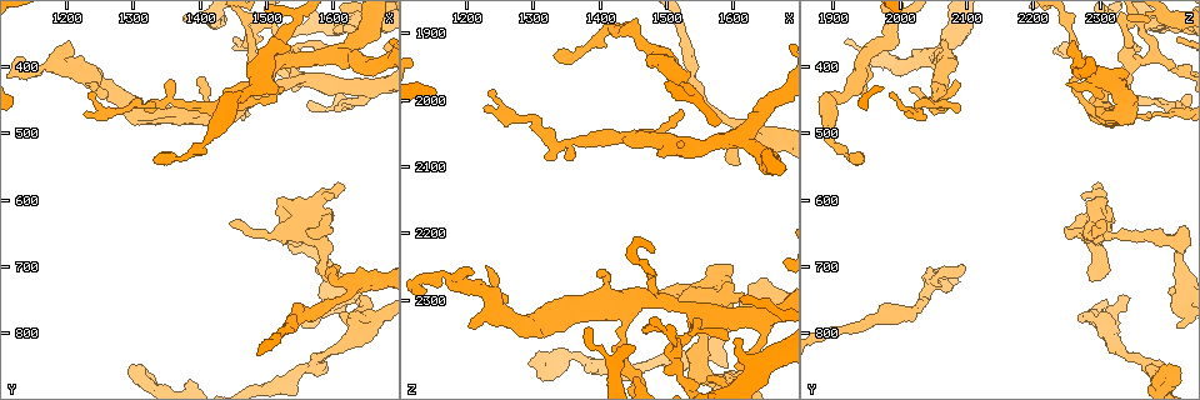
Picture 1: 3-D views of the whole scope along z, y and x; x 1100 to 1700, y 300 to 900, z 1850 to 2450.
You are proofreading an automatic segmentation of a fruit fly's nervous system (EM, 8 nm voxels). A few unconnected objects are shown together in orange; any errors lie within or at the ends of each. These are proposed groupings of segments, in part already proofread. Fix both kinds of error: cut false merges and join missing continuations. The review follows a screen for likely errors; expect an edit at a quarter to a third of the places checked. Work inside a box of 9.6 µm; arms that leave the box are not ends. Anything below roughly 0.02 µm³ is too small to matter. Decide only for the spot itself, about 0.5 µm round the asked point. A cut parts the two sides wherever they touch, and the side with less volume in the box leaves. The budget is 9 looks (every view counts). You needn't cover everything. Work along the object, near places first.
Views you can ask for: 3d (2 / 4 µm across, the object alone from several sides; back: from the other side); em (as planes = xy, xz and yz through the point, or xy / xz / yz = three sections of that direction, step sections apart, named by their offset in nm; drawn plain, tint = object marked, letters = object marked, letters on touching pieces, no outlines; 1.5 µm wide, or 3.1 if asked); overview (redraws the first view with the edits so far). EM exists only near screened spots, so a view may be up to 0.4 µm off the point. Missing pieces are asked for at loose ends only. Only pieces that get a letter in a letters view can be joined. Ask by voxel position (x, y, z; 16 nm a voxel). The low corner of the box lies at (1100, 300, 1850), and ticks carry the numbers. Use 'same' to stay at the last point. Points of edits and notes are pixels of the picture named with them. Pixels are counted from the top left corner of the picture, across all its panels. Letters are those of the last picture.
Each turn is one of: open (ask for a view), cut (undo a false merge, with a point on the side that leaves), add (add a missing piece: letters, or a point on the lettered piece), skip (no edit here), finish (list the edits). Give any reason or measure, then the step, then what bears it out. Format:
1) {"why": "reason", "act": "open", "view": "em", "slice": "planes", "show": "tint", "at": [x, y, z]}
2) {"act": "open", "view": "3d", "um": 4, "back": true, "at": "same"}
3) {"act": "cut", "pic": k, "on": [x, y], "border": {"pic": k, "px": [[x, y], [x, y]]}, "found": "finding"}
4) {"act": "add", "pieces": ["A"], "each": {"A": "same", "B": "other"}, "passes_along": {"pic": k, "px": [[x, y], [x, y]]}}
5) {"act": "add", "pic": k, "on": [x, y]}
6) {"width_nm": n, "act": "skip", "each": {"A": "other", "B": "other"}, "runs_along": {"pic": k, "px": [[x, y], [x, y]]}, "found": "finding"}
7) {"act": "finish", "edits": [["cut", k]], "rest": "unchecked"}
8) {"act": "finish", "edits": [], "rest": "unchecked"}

{"why": "an open end", "act": "open", "view": "3d", "um": 4, "at": [1525, 635, 2305]}

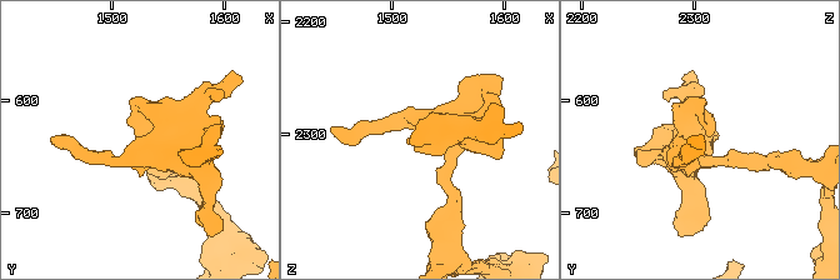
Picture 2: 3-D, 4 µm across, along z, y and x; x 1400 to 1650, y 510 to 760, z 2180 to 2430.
{"act": "open", "view": "em", "slice": "xy", "step": 8, "show": "plain", "at": [1522, 632, 2312]}

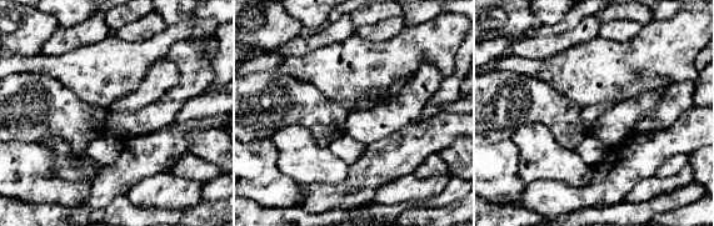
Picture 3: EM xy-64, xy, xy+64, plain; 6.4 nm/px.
{"why": "what lies round it", "act": "open", "view": "em", "slice": "xy", "step": 8, "show": "letters", "at": "same"}

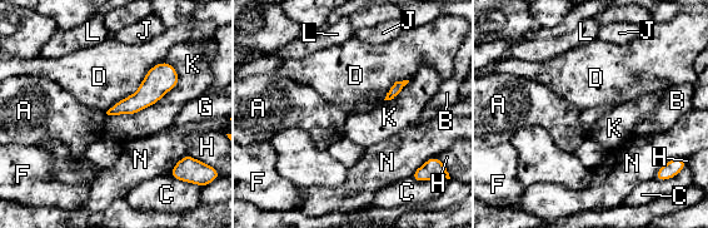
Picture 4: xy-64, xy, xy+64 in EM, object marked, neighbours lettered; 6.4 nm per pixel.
{"act": "skip", "each": {"A": "other", "B": "other", "C": "other", "D": "other", "F": "other", "G": "other", "H": "other", "J": "other", "K": "other", "L": "other", "N": "other"}, "border": {"pic": 4, "px": [[175, 68], [153, 104], [108, 115]]}, "found": "no lettered piece goes on from it"}

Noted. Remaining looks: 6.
{"why": "free end", "act": "open", "view": "em", "slice": "planes", "show": "letters", "at": [1640, 745, 2330]}

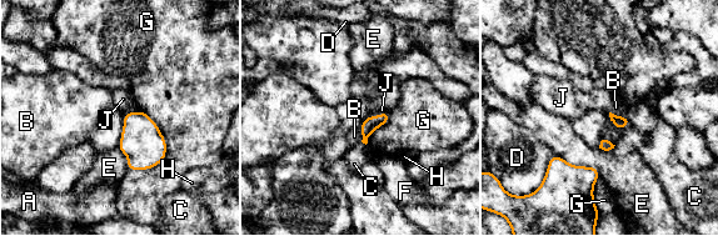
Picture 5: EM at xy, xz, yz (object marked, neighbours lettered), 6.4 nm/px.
{"longest_contact_nm": ["G", 400], "act": "skip", "each": {"A": "other", "B": "other", "C": "other", "D": "other", "E": "other", "F": "other", "G": "other", "H": "other", "J": "other"}, "found": "no lettered piece goes on from it"}

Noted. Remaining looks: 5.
{"why": "an open end", "act": "open", "view": "em", "slice": "planes", "show": "letters", "at": [1525, 435, 2015]}

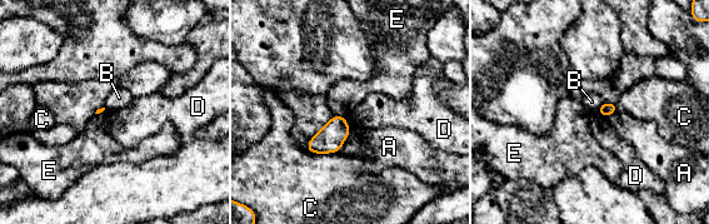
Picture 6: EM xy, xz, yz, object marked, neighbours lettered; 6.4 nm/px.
{"act": "skip", "each": {"A": "other", "B": "other", "C": "other", "D": "other", "E": "other"}, "border": {"pic": 6, "px": [[334, 114], [345, 118]]}, "found": "no lettered piece goes on from it"}

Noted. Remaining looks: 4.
{"why": "branch stops here", "act": "open", "view": "em", "slice": "planes", "show": "letters", "at": [1225, 470, 2015]}

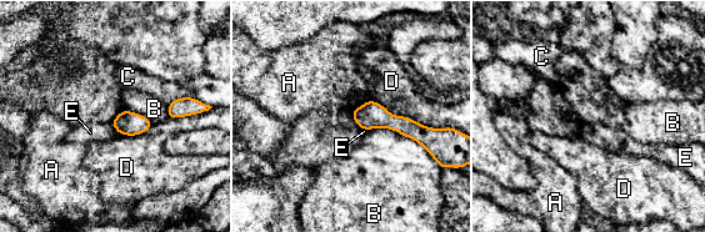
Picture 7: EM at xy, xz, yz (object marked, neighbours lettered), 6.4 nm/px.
{"width_nm": 160, "act": "skip", "each": {"A": "other", "B": "other", "C": "other", "D": "other", "E": "other"}, "border": {"pic": 7, "px": [[110, 124], [119, 134]]}, "found": "no lettered piece goes on from it"}

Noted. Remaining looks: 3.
{"act": "finish", "edits": [], "rest": "unchecked"}

